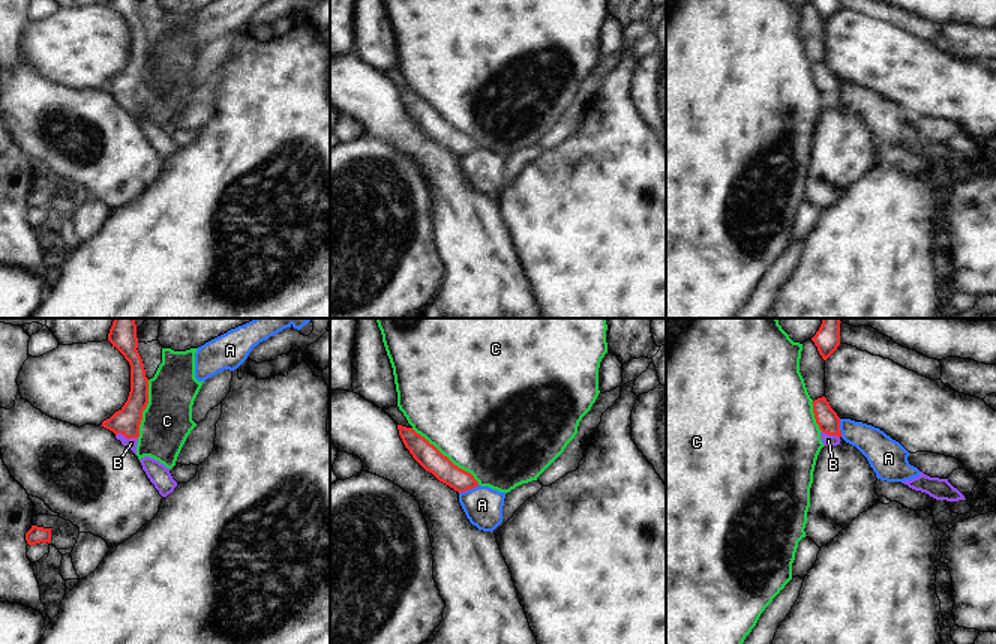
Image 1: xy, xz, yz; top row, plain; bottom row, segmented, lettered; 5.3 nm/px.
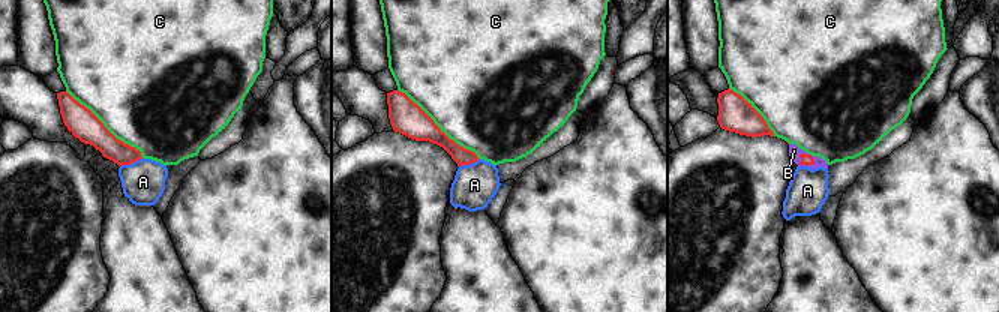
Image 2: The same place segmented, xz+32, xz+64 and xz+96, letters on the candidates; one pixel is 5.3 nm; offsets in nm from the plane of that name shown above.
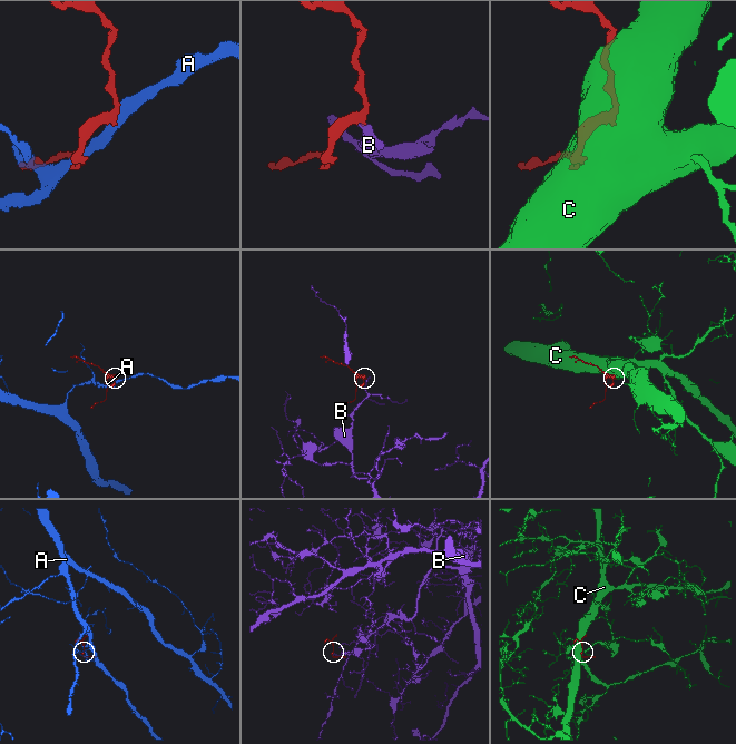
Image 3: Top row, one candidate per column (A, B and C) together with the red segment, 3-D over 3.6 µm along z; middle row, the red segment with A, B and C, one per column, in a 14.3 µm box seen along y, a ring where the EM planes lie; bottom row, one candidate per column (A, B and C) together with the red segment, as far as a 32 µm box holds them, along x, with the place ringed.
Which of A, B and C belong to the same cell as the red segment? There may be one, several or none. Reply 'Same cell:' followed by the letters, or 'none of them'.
Same cell: B

